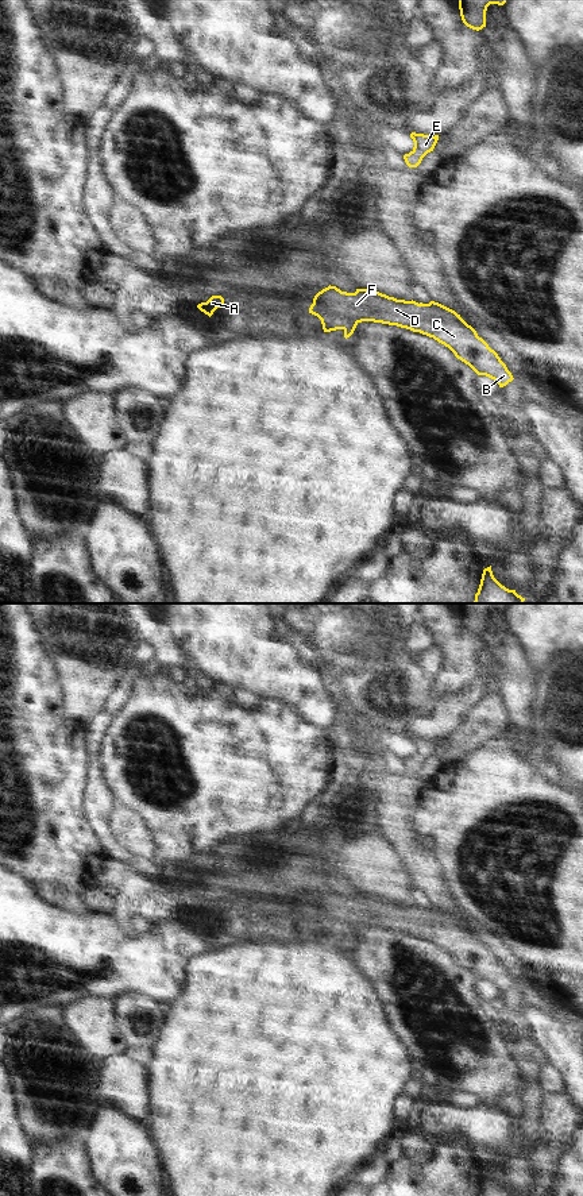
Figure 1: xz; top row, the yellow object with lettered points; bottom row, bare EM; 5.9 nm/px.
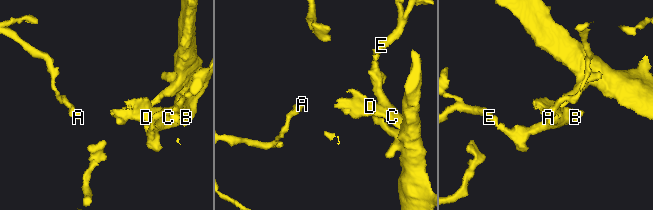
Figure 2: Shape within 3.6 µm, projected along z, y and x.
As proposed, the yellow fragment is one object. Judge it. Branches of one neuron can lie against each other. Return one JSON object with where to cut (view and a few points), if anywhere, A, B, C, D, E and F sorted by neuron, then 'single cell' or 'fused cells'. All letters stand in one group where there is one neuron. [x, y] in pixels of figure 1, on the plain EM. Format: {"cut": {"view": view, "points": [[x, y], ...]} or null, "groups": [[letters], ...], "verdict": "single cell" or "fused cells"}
{"cut": {"view": "xz", "points": [[316, 917], [323, 914], [338, 918], [348, 928]]}, "groups": [["A"], ["B", "C", "D", "E", "F"]], "verdict": "fused cells"}

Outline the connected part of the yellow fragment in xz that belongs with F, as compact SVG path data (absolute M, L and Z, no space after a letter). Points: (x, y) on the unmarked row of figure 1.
M329 890L314 900L309 918L317 921L320 914L345 922L348 927L344 934L345 944L362 926L397 930L433 942L478 980L494 984L499 992L514 984L498 958L478 941L476 935L460 919L439 907L397 904L367 894L347 898Z

